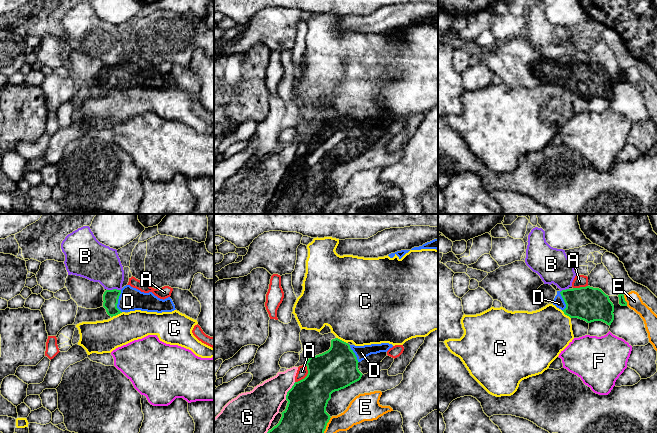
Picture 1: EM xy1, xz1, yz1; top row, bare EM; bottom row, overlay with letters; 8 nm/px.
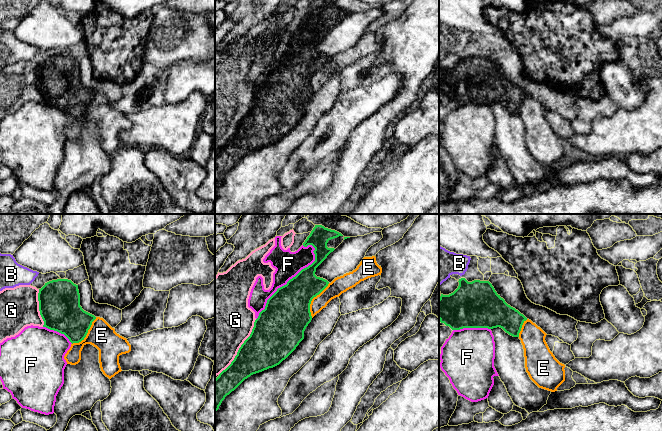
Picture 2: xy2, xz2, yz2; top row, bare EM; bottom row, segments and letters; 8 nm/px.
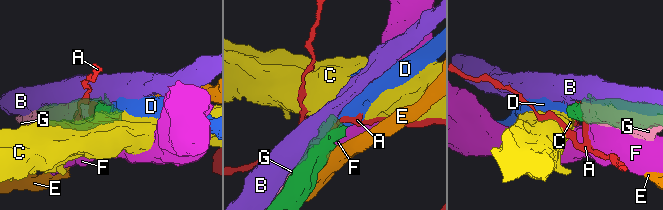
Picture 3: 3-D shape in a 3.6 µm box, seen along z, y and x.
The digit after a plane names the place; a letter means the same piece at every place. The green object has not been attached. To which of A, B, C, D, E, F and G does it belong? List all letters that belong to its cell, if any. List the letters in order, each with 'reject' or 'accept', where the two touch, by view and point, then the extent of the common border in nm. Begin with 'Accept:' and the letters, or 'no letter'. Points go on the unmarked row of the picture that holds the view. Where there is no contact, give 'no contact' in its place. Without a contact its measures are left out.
Accept: D
A: reject; contact xz1 (307, 151); length 180 nm
B: reject; contact xy1 (113, 65); length 110 nm
C: reject; contact xz1 (341, 116); length 110 nm
D: accept; contact xy1 (117, 77); length 180 nm
E: reject; contact xz2 (311, 76); length 320 nm
F: reject; contact xz2 (288, 57); length 750 nm
G: reject; contact xz2 (240, 123); length 550 nm

